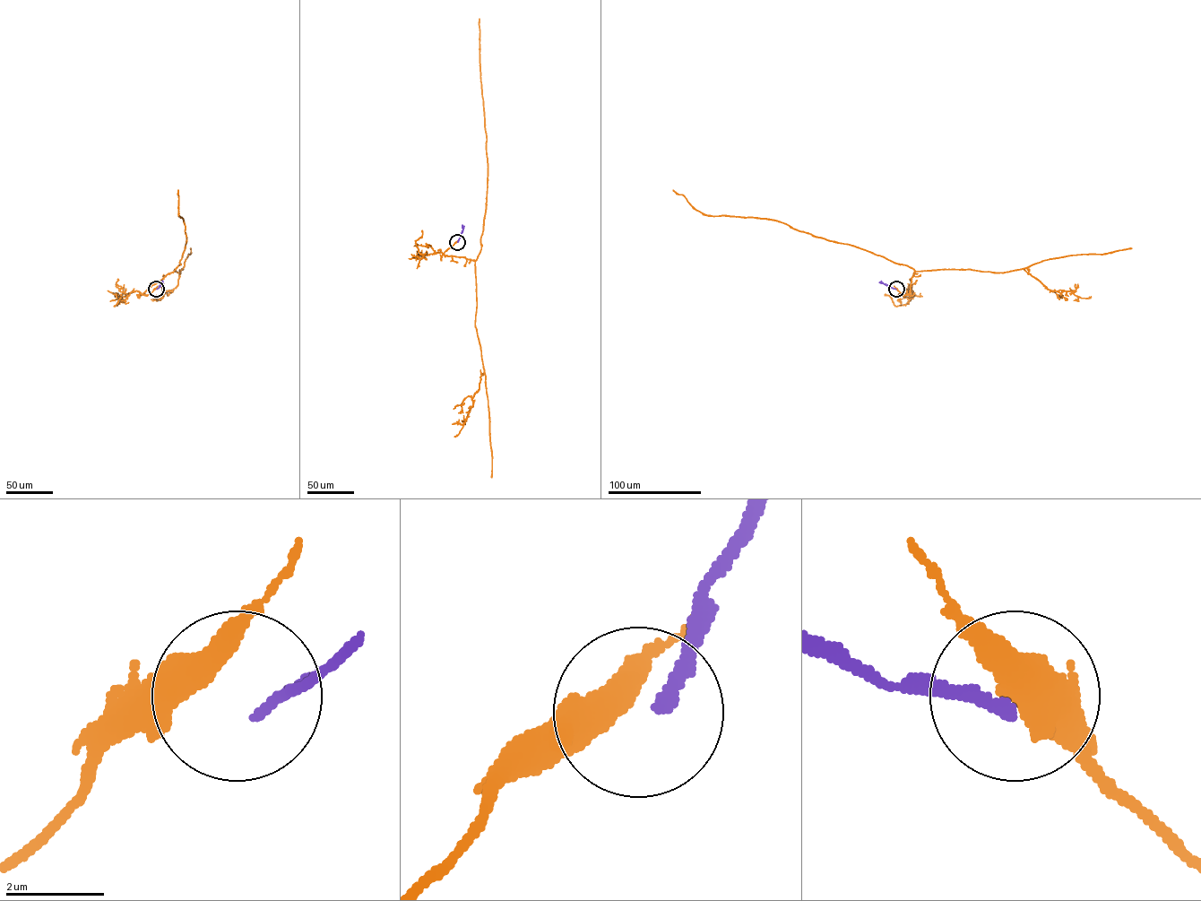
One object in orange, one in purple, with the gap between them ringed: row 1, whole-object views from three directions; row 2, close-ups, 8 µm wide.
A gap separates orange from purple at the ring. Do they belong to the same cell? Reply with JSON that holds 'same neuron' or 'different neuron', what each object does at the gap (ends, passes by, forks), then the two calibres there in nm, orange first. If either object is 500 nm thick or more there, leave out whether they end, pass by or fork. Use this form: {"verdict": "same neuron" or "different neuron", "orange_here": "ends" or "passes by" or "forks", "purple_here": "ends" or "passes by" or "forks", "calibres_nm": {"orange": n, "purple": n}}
{"verdict": "different neuron", "calibres_nm": {"orange": 500, "purple": 240}}

